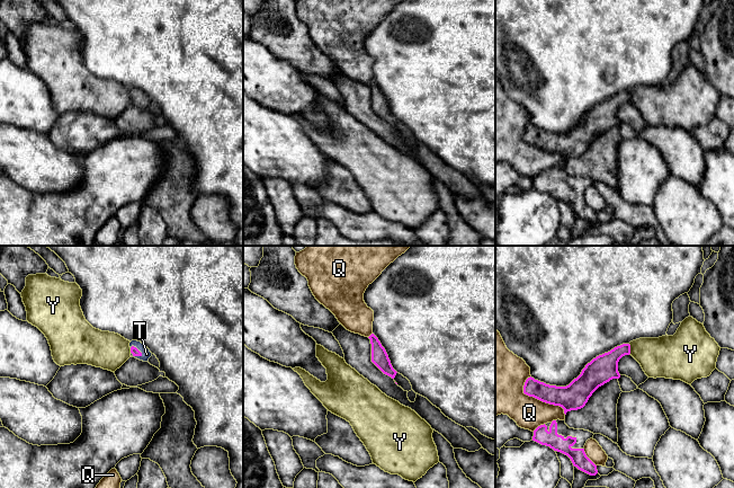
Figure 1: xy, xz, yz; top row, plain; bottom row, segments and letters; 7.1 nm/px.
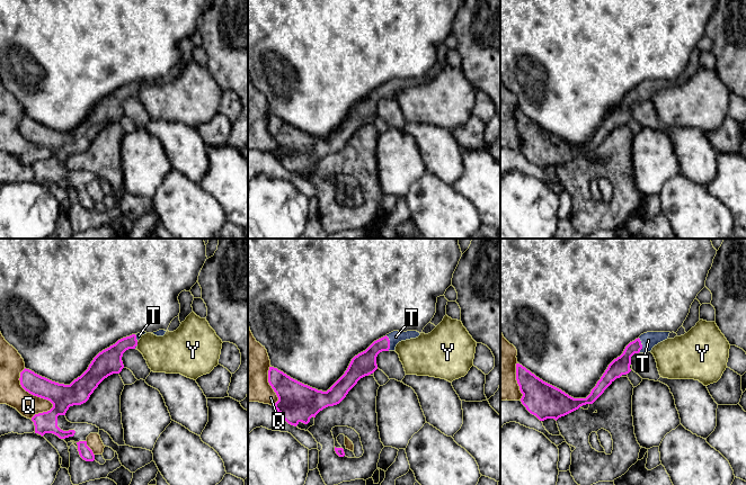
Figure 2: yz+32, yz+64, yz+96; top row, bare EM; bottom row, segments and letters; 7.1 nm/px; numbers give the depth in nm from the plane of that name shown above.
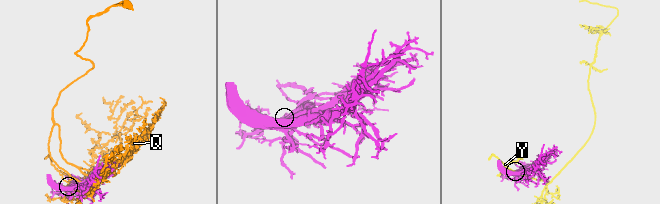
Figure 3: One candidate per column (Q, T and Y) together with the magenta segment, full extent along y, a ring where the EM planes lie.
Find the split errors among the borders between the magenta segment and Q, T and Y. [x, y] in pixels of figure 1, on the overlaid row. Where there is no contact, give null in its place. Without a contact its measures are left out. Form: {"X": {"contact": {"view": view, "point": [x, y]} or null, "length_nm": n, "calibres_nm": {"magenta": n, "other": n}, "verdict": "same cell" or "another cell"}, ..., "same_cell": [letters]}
{"Q": {"contact": {"view": "yz", "point": [539, 399]}, "length_nm": 380, "calibres_nm": {"magenta": 190, "other": 260}, "verdict": "another cell"}, "T": {"contact": {"view": "xy", "point": [139, 351]}, "length_nm": 110, "calibres_nm": {"magenta": 60, "other": 70}, "verdict": "same cell"}, "Y": {"contact": {"view": "yz", "point": [629, 349]}, "length_nm": 80, "calibres_nm": {"magenta": 200, "other": 280}, "verdict": "another cell"}, "same_cell": ["T"]}

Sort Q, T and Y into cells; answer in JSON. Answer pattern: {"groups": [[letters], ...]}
{"groups": [["Q"], ["T"], ["Y"]]}

